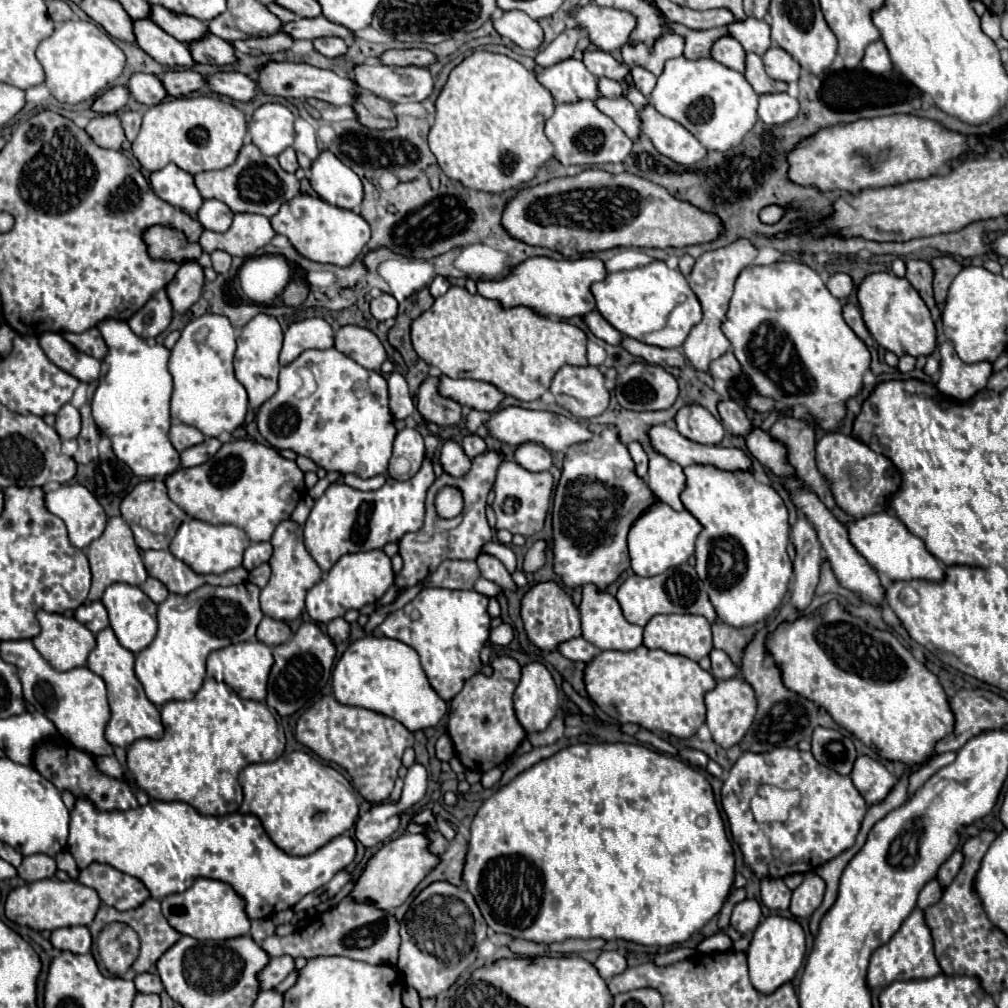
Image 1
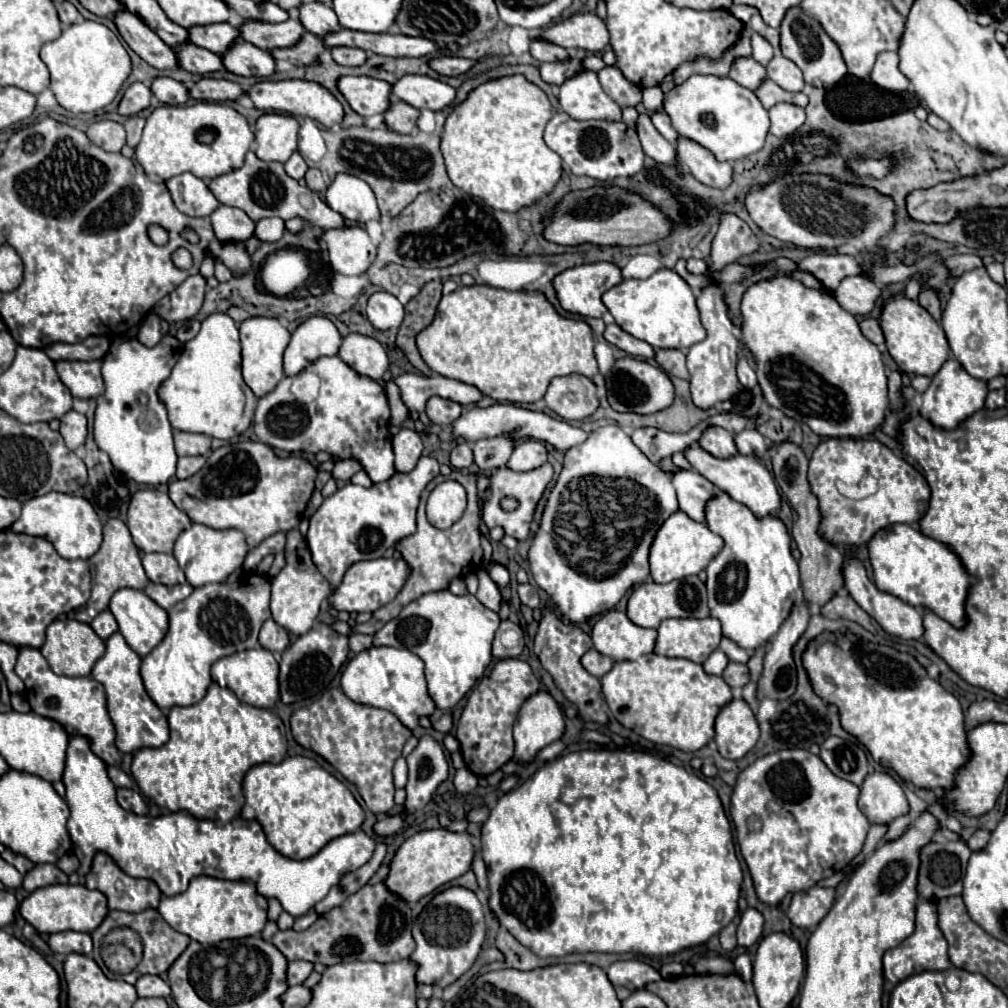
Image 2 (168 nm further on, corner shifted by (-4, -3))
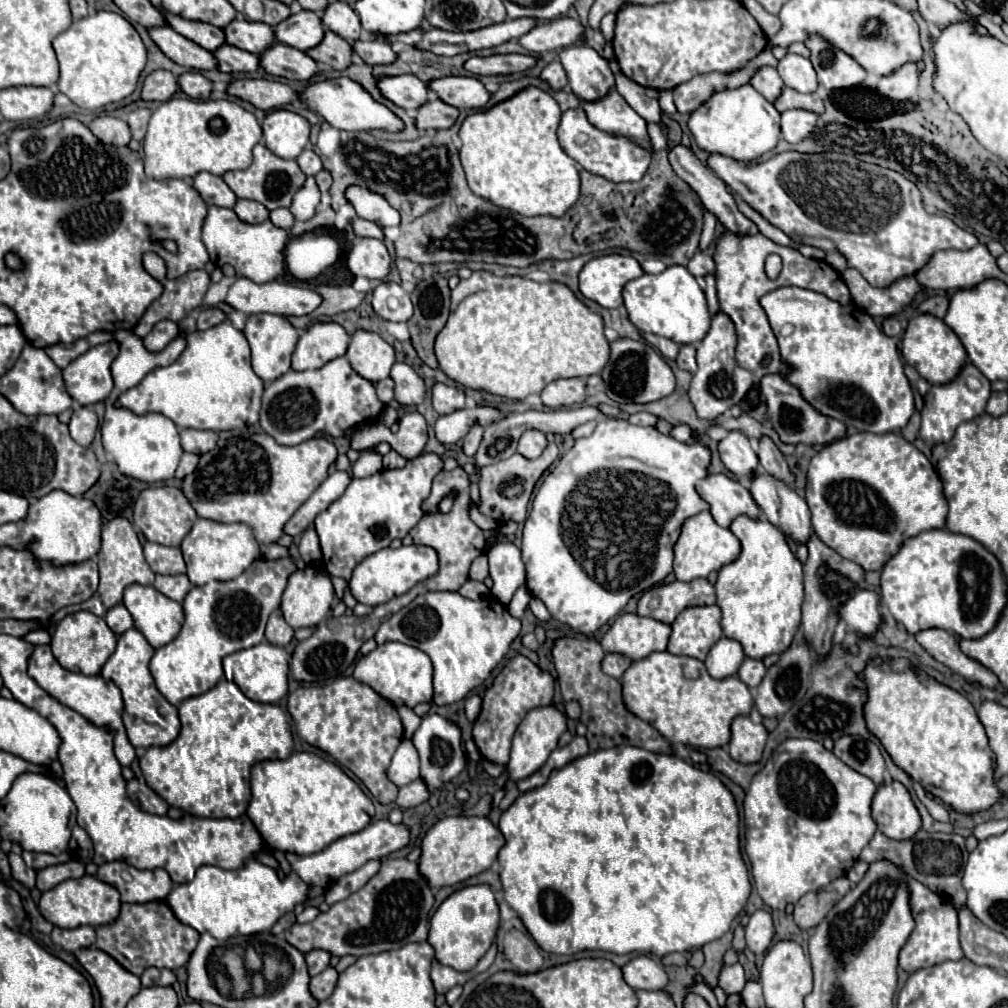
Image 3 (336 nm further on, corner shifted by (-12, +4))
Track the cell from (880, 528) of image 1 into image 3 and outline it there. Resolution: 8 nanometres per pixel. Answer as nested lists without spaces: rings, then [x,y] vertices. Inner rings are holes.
[[[946,529],[922,531],[916,537],[906,539],[898,553],[884,565],[880,589],[892,617],[902,623],[908,633],[916,633],[926,627],[942,627],[958,637],[978,639],[996,625],[1006,605],[1006,581],[998,559],[972,537],[956,535]]]

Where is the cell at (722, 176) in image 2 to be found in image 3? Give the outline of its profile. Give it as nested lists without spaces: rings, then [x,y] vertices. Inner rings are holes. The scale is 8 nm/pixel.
[[[710,153],[708,167],[736,191],[752,209],[756,209],[766,221],[782,229],[798,243],[814,245],[824,251],[840,251],[848,259],[848,267],[854,267],[874,287],[888,287],[892,281],[904,275],[914,275],[930,257],[940,249],[972,249],[978,239],[972,233],[960,229],[944,215],[928,215],[924,211],[920,191],[916,183],[902,177],[898,171],[884,169],[872,163],[864,163],[844,153],[780,153],[772,159],[748,165],[730,159],[720,153]]]

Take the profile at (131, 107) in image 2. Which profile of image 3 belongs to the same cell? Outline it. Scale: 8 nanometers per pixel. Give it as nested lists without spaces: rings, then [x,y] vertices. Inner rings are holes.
[[[154,71],[142,85],[140,99],[144,101],[168,101],[178,89],[176,77],[170,71]]]

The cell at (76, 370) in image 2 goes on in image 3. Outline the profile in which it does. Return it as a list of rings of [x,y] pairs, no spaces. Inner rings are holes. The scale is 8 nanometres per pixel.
[[[102,343],[74,359],[64,371],[64,383],[72,399],[80,405],[94,405],[106,399],[112,391],[110,363],[118,355],[118,343]]]

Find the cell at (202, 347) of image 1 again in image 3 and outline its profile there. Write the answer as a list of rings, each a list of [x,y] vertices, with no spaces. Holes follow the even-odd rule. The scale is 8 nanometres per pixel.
[[[224,319],[216,327],[206,331],[194,331],[186,335],[186,349],[184,353],[168,367],[158,367],[146,379],[126,391],[120,399],[120,407],[128,407],[130,411],[142,415],[148,411],[156,411],[172,419],[178,427],[192,427],[192,429],[210,429],[210,431],[230,431],[244,425],[253,425],[259,420],[262,406],[263,381],[254,373],[251,366],[251,350],[242,331],[238,331],[230,319]]]

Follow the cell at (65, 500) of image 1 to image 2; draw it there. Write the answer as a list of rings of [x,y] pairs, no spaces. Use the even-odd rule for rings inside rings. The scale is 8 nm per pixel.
[[[50,492],[28,500],[22,506],[22,516],[10,526],[10,530],[18,534],[46,538],[54,546],[54,550],[68,560],[92,558],[102,542],[102,524],[90,502],[82,496],[70,496],[62,492]]]

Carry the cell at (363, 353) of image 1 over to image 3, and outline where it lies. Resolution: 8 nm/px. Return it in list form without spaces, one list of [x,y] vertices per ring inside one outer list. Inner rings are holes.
[[[362,329],[352,335],[346,359],[358,375],[372,383],[386,379],[392,365],[396,363],[394,347],[386,343],[378,333]]]

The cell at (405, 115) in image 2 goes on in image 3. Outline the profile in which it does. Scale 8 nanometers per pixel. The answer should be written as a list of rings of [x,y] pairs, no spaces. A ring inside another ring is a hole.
[[[434,93],[430,99],[416,109],[416,129],[426,131],[426,129],[448,129],[458,117],[458,109],[452,105],[442,103]]]

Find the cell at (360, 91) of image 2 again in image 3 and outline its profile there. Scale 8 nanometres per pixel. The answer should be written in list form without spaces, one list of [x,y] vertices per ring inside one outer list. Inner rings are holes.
[[[394,75],[394,77],[378,77],[376,87],[380,95],[394,105],[412,111],[418,109],[428,99],[428,87],[424,81],[416,79],[414,75]]]

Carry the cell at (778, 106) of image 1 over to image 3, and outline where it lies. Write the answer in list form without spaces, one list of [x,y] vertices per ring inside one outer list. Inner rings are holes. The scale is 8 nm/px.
[[[788,109],[782,113],[782,137],[790,143],[802,141],[816,125],[818,115],[804,109]]]

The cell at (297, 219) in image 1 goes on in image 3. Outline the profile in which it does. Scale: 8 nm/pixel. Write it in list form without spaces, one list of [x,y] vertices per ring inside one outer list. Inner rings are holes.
[[[358,239],[348,251],[348,269],[354,275],[368,279],[384,279],[390,271],[390,255],[386,245],[380,239]]]

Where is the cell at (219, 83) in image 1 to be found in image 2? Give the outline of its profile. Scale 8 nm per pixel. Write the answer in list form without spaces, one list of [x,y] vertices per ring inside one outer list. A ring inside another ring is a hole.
[[[262,80],[254,88],[248,90],[248,98],[254,102],[256,108],[260,110],[276,110],[276,112],[286,112],[292,116],[306,116],[312,120],[318,120],[324,128],[340,126],[344,120],[344,108],[340,100],[324,86],[318,82],[308,82],[308,80]]]

